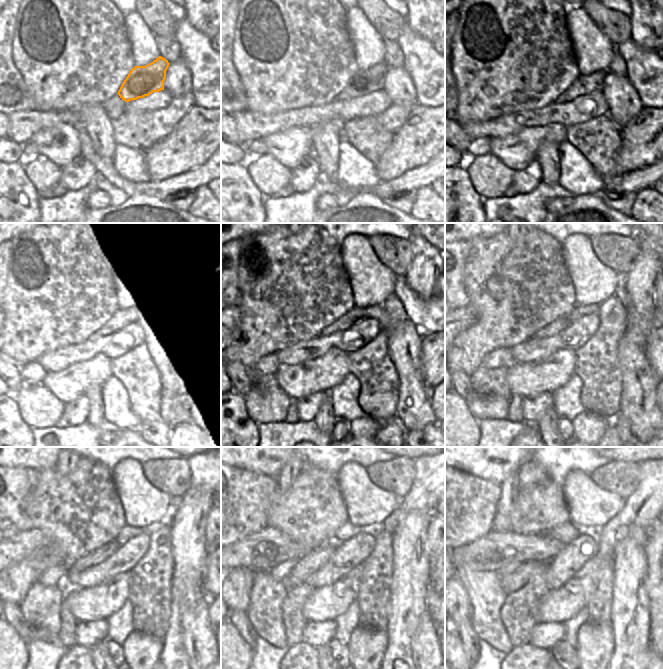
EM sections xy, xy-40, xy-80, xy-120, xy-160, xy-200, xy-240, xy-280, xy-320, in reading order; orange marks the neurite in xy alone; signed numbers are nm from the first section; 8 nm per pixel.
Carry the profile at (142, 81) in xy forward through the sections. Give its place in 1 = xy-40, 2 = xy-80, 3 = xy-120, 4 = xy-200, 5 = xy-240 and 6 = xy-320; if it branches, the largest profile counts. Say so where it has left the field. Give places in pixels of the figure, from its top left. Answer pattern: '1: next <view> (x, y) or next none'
1: next xy-40 (370, 80)
2: next xy-80 (594, 82)
3: next xy-120 (121, 319)
4: next xy-200 (559, 324)
5: next xy-240 (95, 557)
6: next xy-320 (512, 582)

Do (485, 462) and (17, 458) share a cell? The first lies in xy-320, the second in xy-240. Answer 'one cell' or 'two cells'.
one cell

